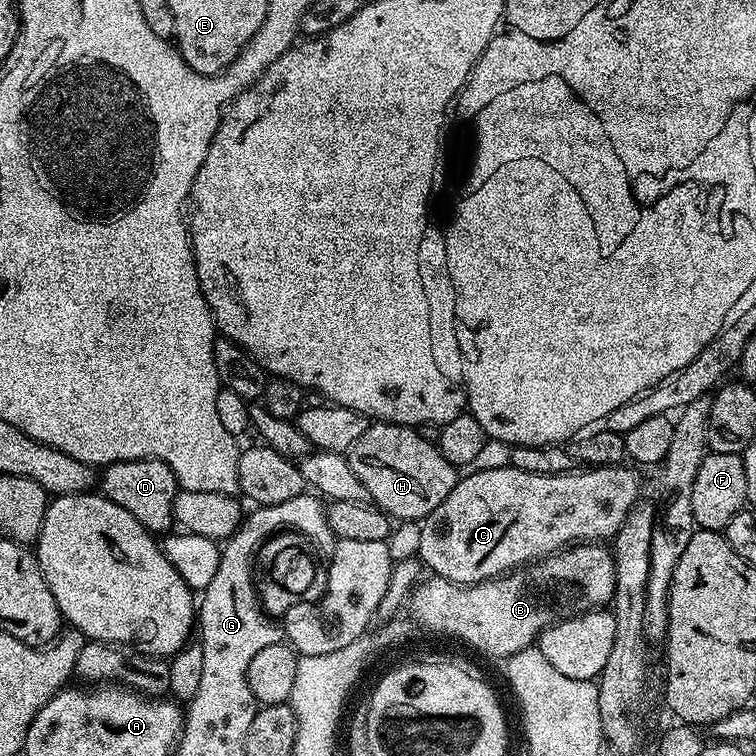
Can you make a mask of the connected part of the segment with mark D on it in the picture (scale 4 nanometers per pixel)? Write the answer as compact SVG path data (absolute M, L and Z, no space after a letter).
M119 460L103 469L104 477L99 477L99 491L110 502L130 510L147 532L164 534L173 527L172 503L178 491L176 475L166 462L161 460Z

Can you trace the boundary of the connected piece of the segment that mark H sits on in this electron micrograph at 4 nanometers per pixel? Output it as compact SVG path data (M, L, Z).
M369 423L366 434L362 434L358 442L354 442L354 446L346 455L354 474L358 474L359 480L366 485L366 490L370 490L372 503L400 522L423 521L434 509L442 506L442 498L446 498L446 494L454 490L458 479L457 465L446 462L437 445L422 438L415 427L407 424Z

